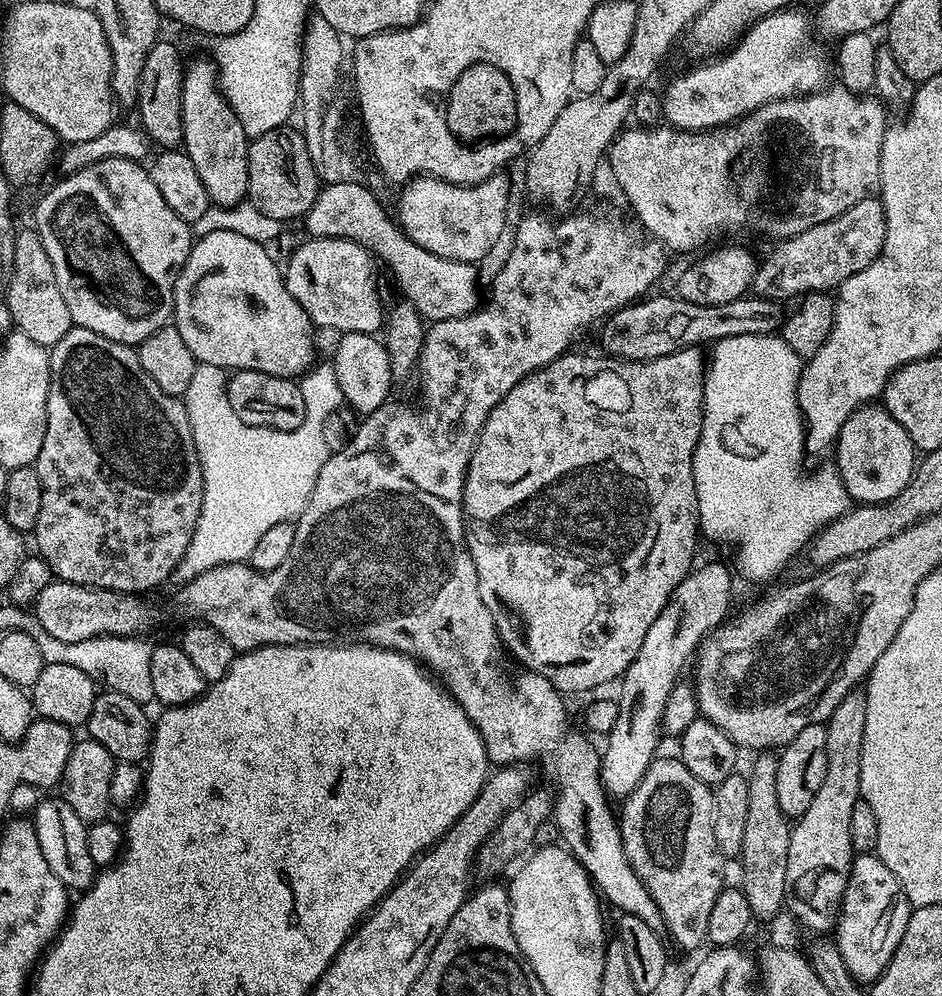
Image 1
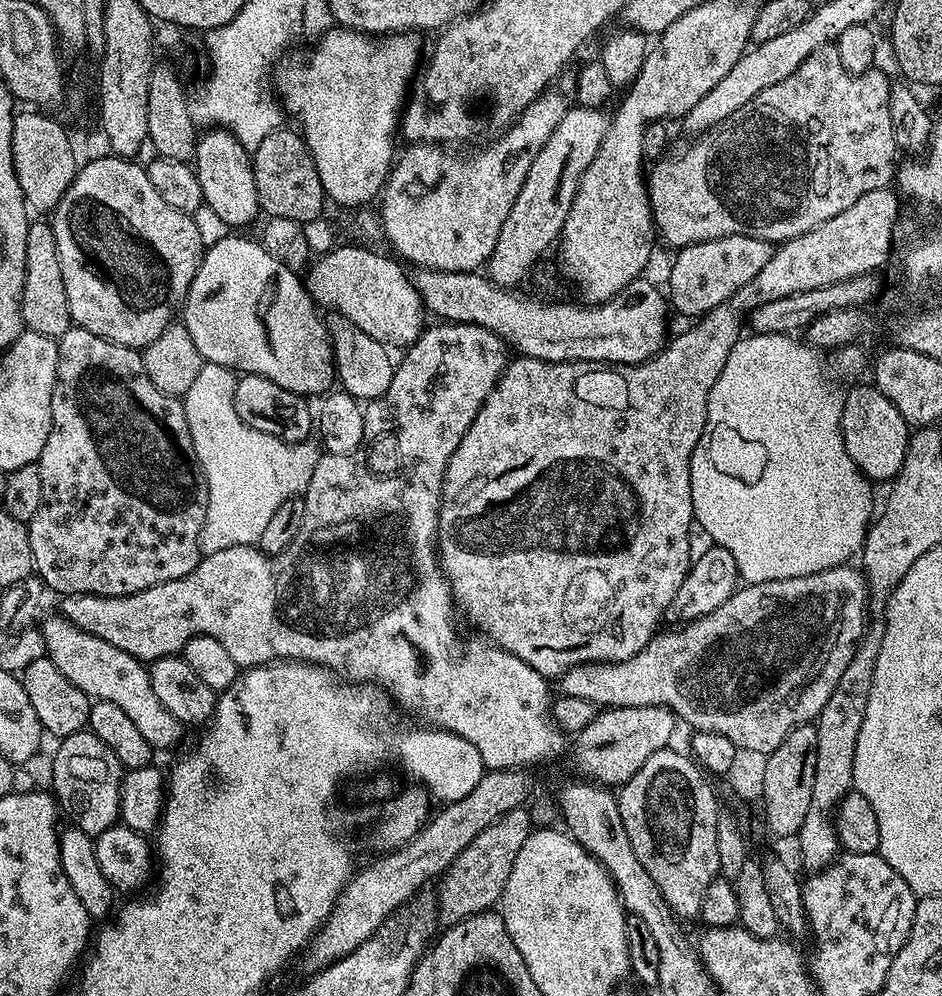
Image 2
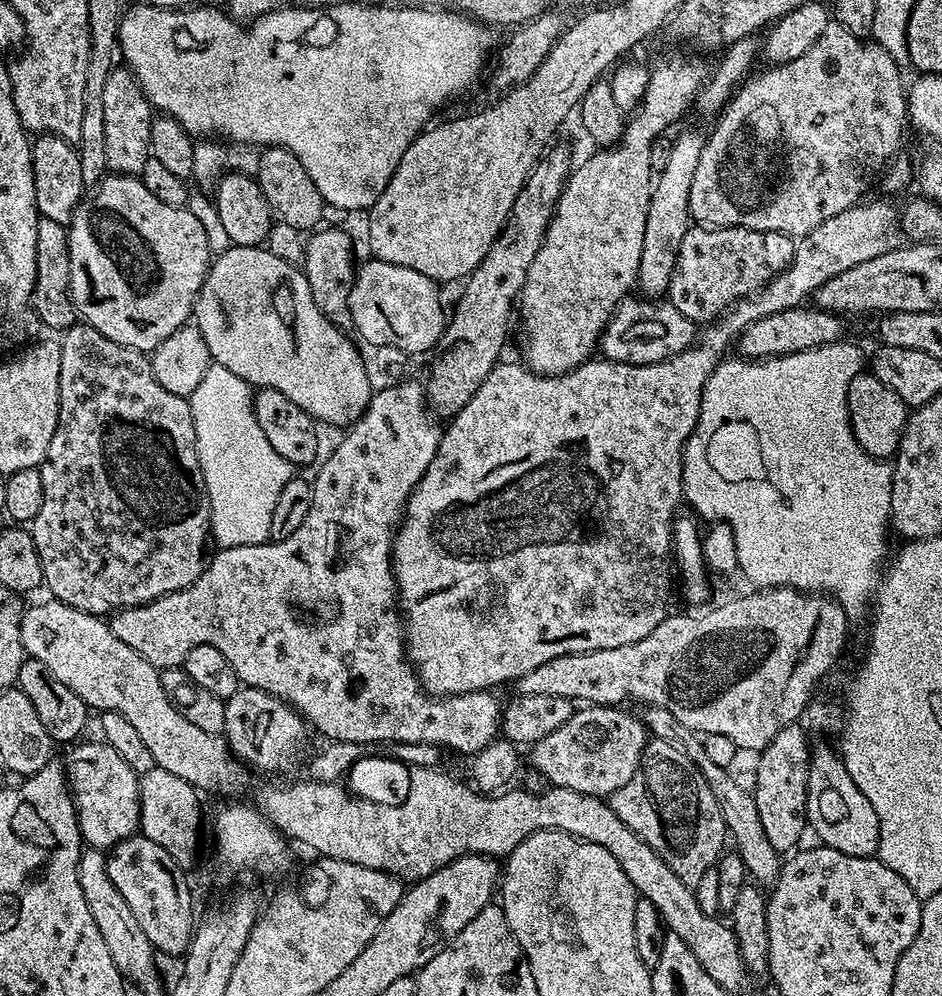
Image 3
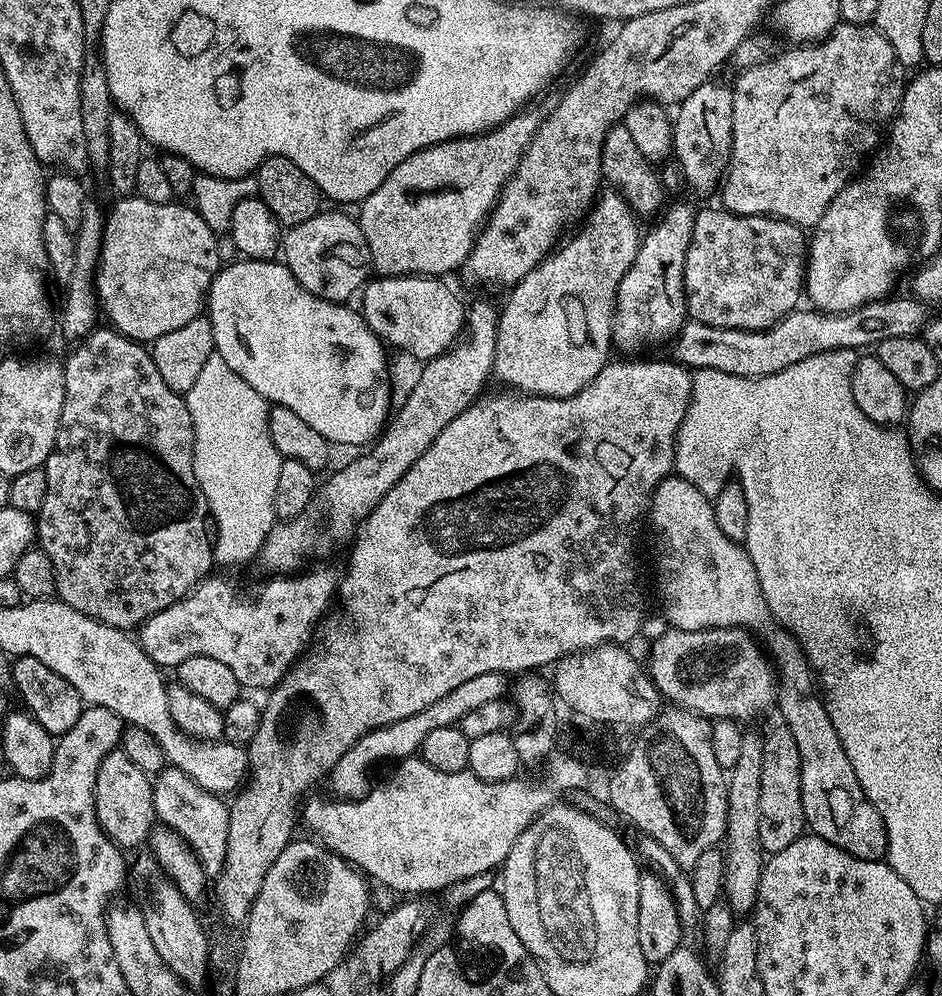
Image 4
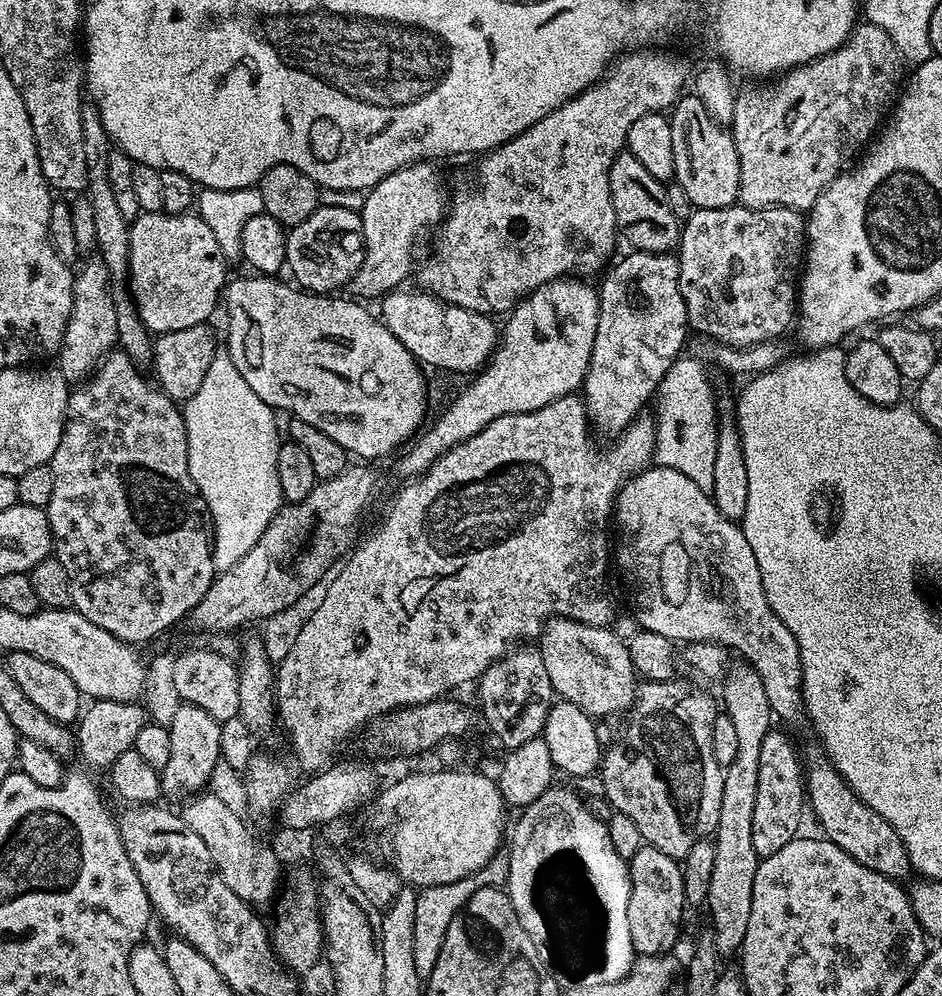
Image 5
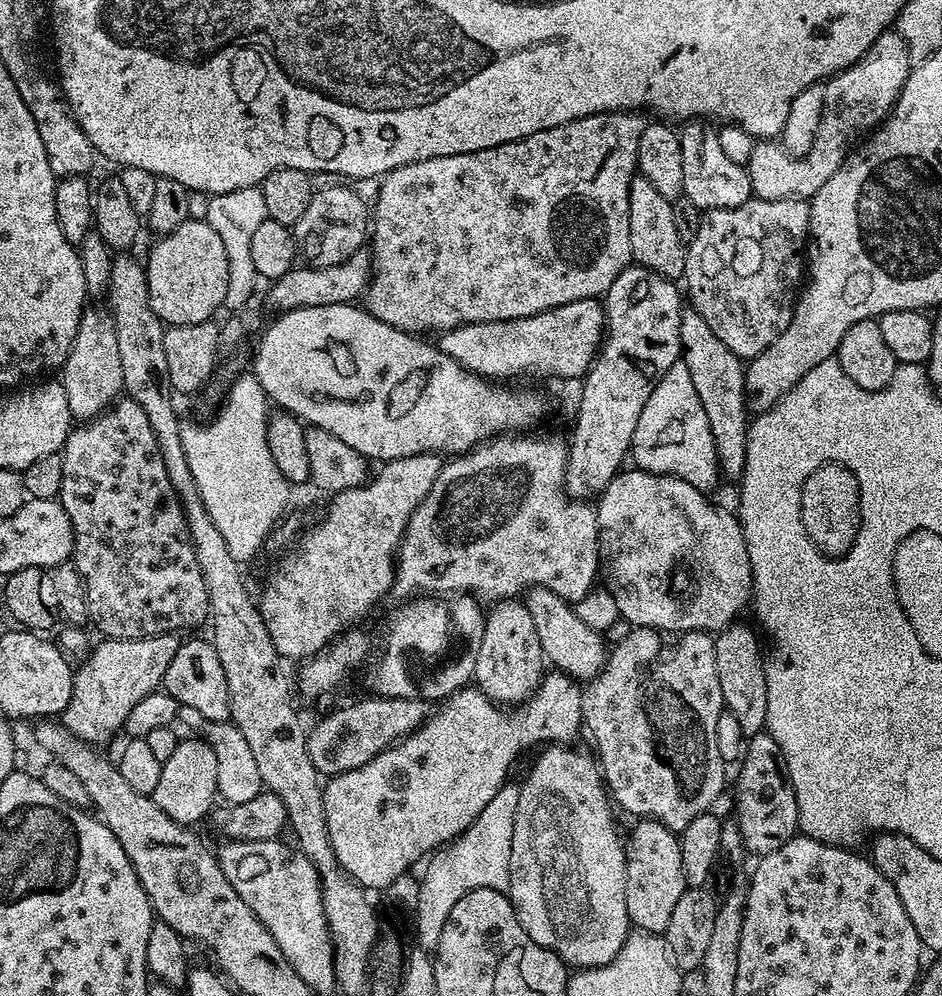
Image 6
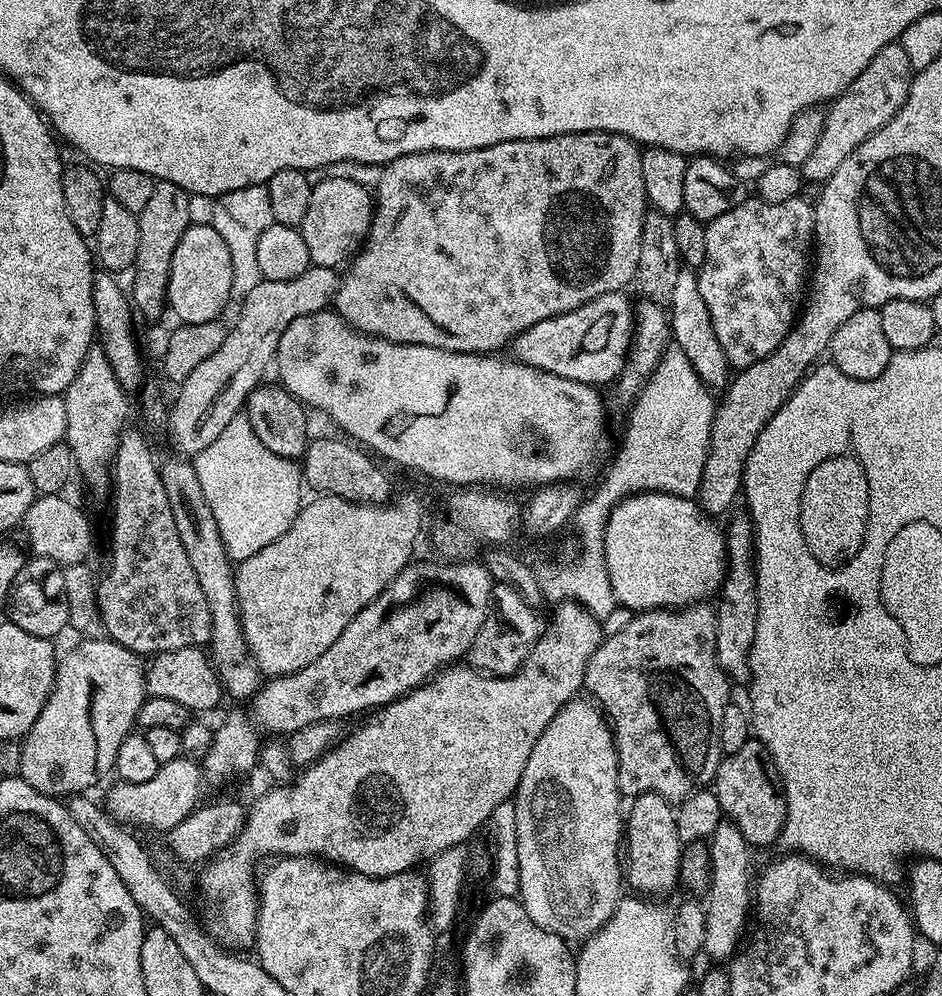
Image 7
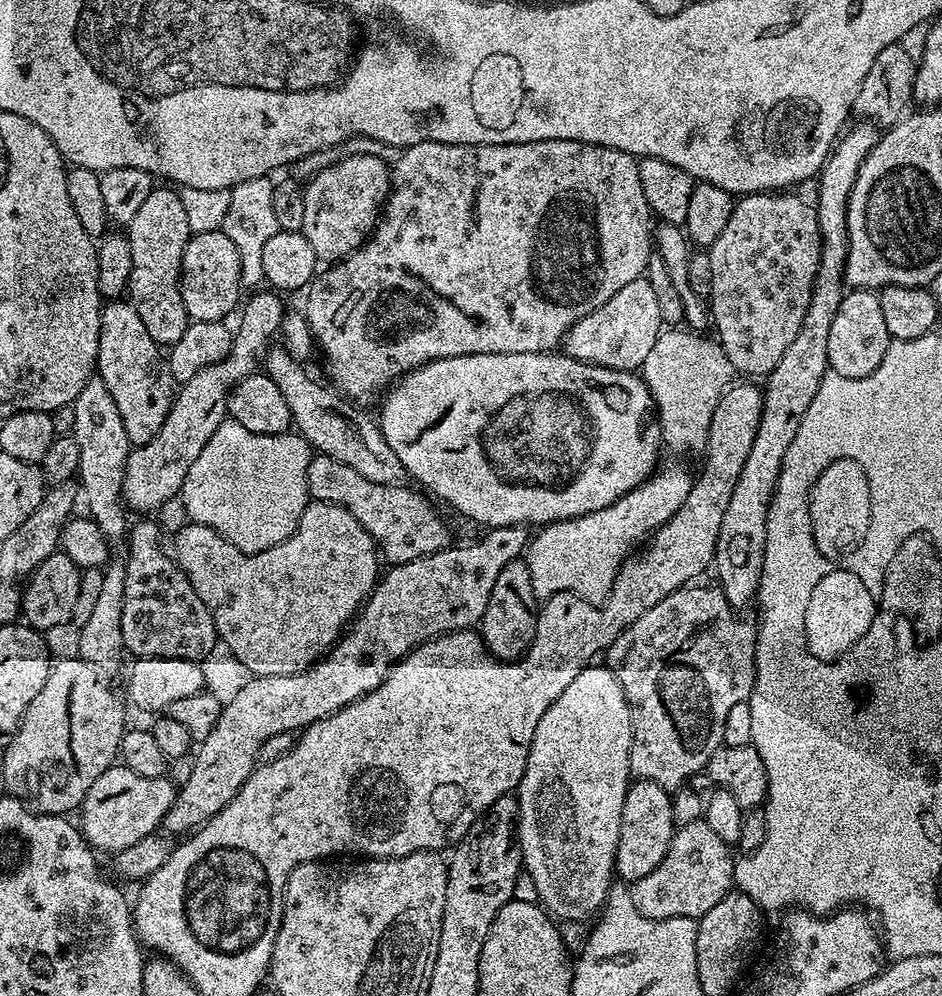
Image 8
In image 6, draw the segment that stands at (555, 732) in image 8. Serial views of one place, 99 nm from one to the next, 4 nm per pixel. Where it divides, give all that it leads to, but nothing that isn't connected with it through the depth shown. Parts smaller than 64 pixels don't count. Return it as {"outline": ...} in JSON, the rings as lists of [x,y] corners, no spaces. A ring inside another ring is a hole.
{"outline":[[[572,746],[545,748],[548,749],[533,762],[528,777],[520,784],[506,895],[518,914],[518,922],[522,922],[522,930],[526,930],[538,946],[558,954],[573,969],[597,968],[618,956],[630,935],[626,910],[628,863],[624,857],[625,841],[616,833],[616,824],[612,821],[613,805],[597,757],[575,752]]]}

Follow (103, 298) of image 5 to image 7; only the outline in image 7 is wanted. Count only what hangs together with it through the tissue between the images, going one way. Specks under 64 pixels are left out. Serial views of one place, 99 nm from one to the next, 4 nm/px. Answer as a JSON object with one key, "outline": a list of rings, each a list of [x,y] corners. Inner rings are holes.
{"outline":[[[93,346],[86,354],[78,374],[74,374],[74,382],[70,382],[62,395],[66,406],[64,440],[74,454],[76,472],[84,475],[85,482],[96,491],[107,491],[110,486],[112,459],[116,457],[120,434],[129,423],[129,393],[118,382],[114,366],[110,366],[110,358],[106,358],[101,348]]]}

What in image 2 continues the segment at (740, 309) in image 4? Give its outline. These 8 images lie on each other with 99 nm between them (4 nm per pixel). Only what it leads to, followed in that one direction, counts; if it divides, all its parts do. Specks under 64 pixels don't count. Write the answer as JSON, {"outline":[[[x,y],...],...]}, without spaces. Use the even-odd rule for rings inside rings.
{"outline":[[[723,236],[679,249],[675,253],[676,261],[668,272],[666,292],[671,307],[691,318],[704,316],[742,290],[742,286],[746,286],[746,282],[750,282],[750,278],[754,278],[754,274],[758,274],[766,262],[770,262],[773,251],[769,241],[749,236]]]}

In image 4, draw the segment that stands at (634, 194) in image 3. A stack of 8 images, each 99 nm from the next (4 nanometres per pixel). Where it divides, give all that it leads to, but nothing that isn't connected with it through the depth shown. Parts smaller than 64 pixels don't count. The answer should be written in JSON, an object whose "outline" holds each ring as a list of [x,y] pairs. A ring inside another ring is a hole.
{"outline":[[[608,190],[608,193],[597,202],[592,208],[592,213],[584,220],[584,225],[563,243],[552,249],[540,264],[534,270],[530,270],[511,285],[508,297],[504,300],[504,308],[499,309],[498,330],[496,331],[496,349],[494,350],[494,362],[492,363],[492,371],[495,378],[501,380],[504,384],[509,384],[509,389],[515,390],[517,393],[525,396],[549,396],[550,398],[566,398],[578,394],[578,390],[582,390],[591,380],[603,370],[604,365],[609,363],[608,348],[613,347],[612,343],[612,313],[614,311],[614,301],[616,299],[616,287],[620,285],[621,278],[626,274],[628,267],[634,262],[636,251],[640,248],[642,239],[641,229],[636,229],[637,217],[634,215],[629,203],[623,196],[615,191]]]}

